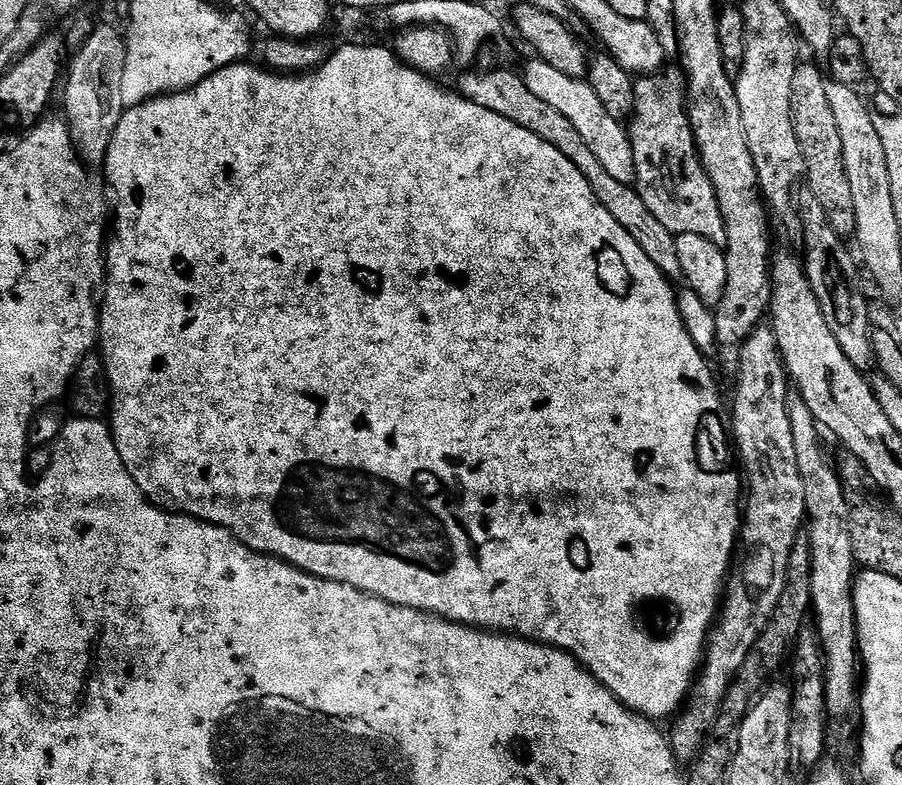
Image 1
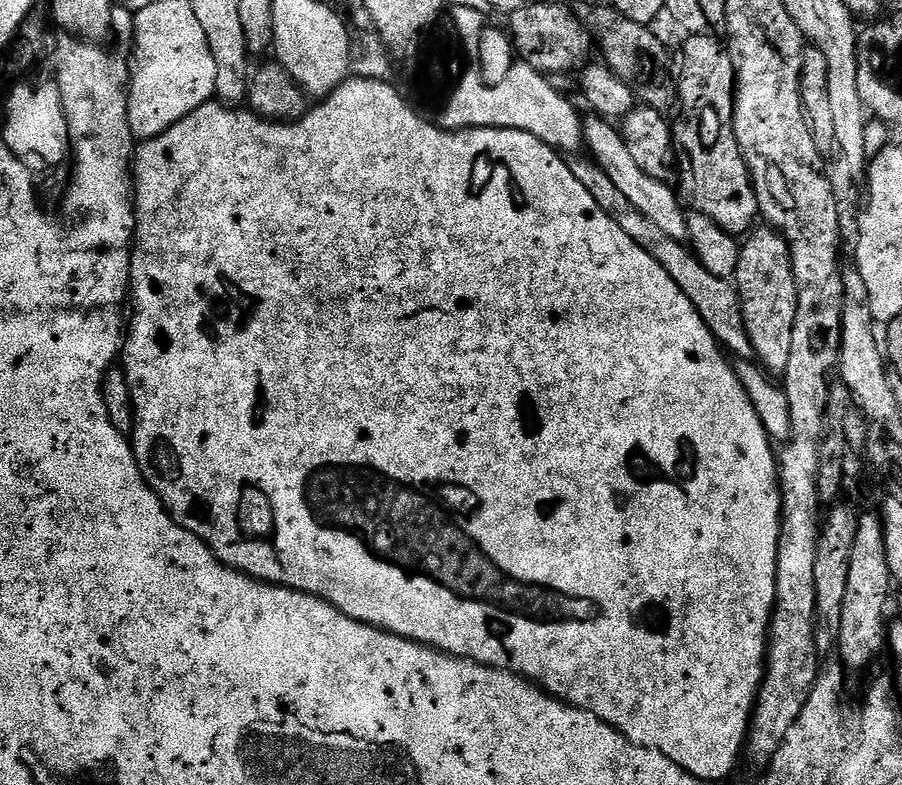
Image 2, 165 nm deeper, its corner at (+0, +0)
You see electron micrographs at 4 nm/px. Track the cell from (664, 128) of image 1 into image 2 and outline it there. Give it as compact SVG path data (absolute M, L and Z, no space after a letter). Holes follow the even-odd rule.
M692 34L687 39L684 64L682 60L678 72L678 104L681 109L684 107L684 117L672 124L672 147L678 157L678 192L693 213L714 218L727 232L740 238L753 231L757 223L755 220L760 216L760 206L752 175L748 173L748 164L740 150L740 143L736 141L736 129L732 126L732 116L736 113L736 67L731 52L719 35Z

